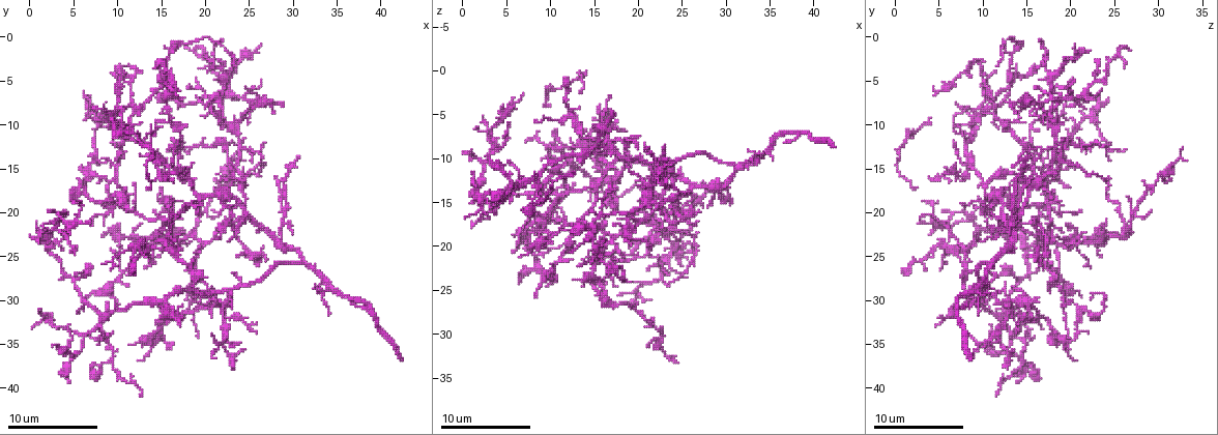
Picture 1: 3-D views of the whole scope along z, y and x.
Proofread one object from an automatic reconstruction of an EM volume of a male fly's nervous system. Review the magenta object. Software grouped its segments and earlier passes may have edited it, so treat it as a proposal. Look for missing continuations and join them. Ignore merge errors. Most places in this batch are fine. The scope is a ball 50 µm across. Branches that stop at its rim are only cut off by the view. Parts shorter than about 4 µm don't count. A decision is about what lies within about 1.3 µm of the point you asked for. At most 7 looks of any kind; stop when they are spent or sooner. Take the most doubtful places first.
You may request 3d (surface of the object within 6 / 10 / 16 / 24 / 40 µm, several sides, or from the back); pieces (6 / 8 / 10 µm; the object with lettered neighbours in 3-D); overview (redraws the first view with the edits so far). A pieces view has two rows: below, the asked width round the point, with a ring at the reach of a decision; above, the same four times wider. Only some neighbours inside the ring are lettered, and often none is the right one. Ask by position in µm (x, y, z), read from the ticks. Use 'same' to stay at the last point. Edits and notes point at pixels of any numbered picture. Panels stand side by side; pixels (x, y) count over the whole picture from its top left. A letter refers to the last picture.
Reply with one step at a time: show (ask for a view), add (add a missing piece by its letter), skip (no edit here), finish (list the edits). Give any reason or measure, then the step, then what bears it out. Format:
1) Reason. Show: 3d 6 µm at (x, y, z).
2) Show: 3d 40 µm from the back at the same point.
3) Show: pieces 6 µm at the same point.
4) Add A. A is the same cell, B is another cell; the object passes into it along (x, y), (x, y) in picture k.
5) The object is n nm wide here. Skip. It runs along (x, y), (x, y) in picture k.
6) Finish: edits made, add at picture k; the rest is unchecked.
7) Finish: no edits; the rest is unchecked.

Free end. Show: pieces 6 µm at (23.0, 30.8, 8.6).

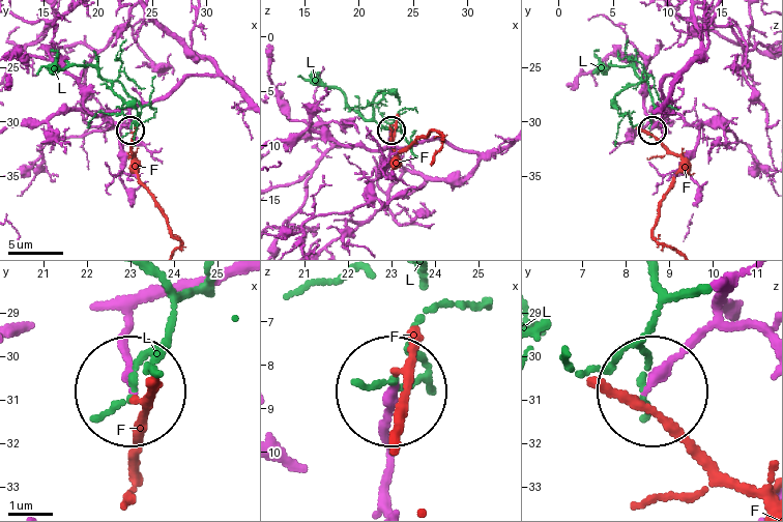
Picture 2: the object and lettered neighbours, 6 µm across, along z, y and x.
The object is 220 nm wide here. Skip. F and L are other cells; none of them fits.

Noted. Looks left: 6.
Thin end. Show: pieces 6 µm at (18.4, 14.6, 7.0).

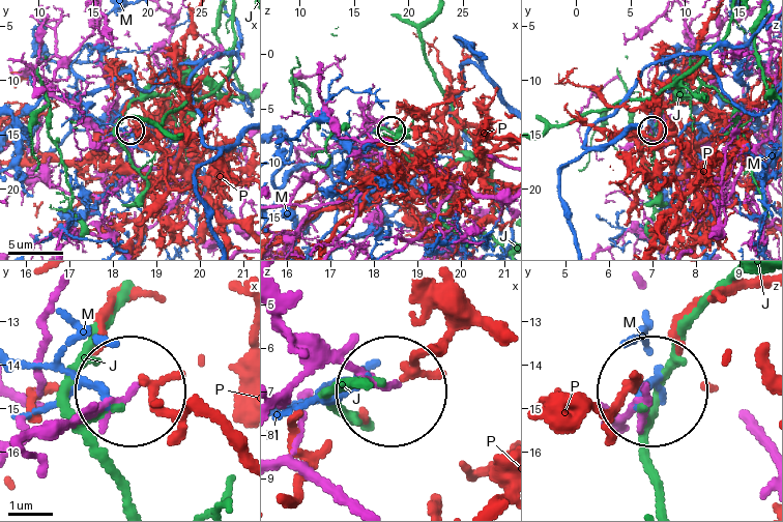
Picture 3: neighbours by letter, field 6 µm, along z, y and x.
Skip. J, M and P are other cells; it runs along (281, 399), (337, 365), (388, 383) in picture 3; no lettered piece goes on from it.

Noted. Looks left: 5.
Free end. Show: pieces 10 µm at (22.0, 19.8, 9.6).

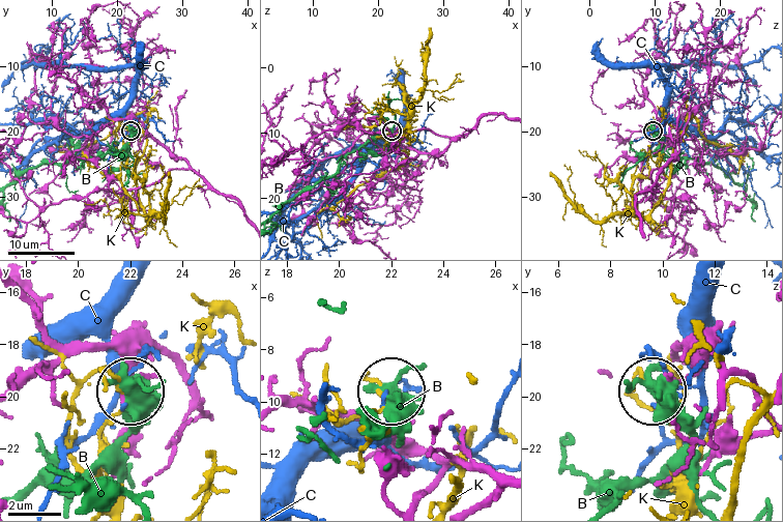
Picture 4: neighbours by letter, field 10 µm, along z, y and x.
The object is 130 nm wide here. Skip. B, C and K are other cells; it runs along (179, 170), (186, 163), (140, 122), (129, 131) in picture 4; none of them fits.

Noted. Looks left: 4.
Finish: no edits; the rest is unchecked.

